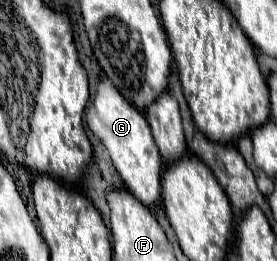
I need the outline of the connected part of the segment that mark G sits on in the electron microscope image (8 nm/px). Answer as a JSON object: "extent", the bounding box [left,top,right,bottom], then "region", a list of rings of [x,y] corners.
{"extent":[85,76,161,206],"region":[[[103,76],[97,84],[97,94],[93,100],[93,108],[85,110],[87,128],[97,136],[97,140],[105,146],[113,166],[121,174],[125,188],[139,198],[145,206],[151,206],[161,196],[161,156],[155,148],[155,140],[151,136],[151,128],[145,116],[123,98],[117,86]]]}

